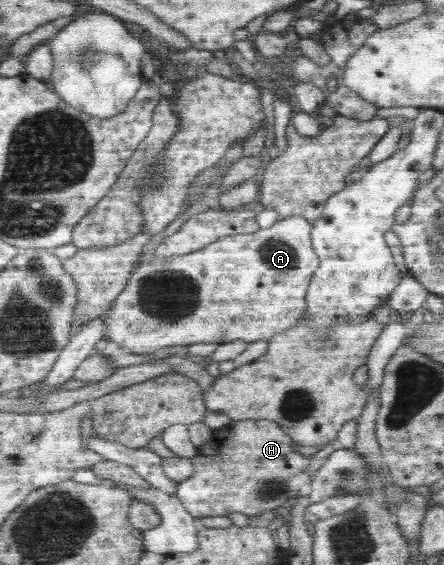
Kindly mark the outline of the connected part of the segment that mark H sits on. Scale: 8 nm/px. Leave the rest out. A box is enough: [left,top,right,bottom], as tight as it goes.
[174,419,312,519]

